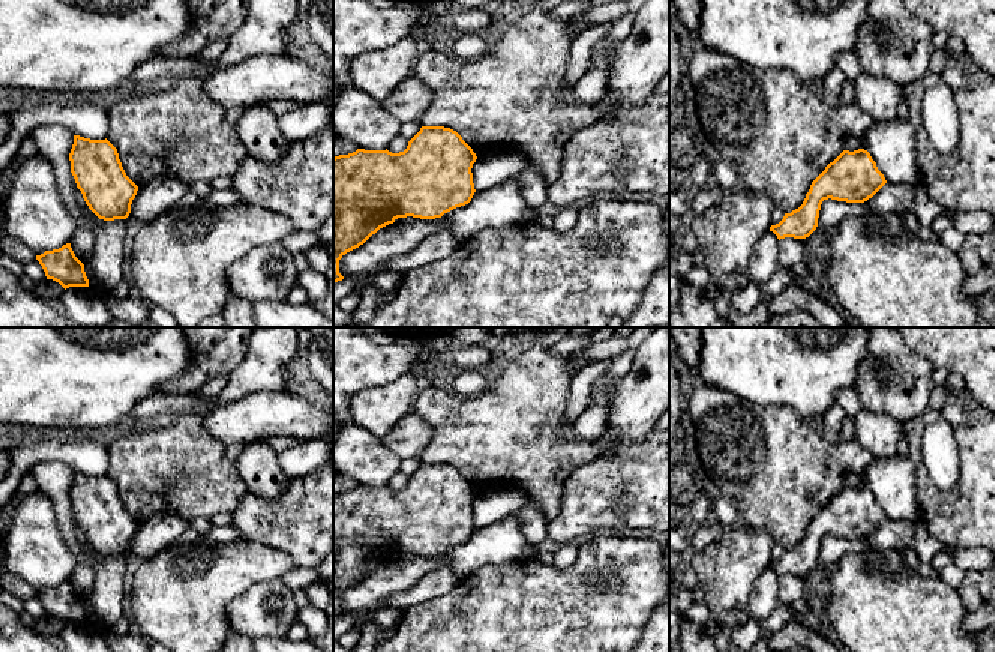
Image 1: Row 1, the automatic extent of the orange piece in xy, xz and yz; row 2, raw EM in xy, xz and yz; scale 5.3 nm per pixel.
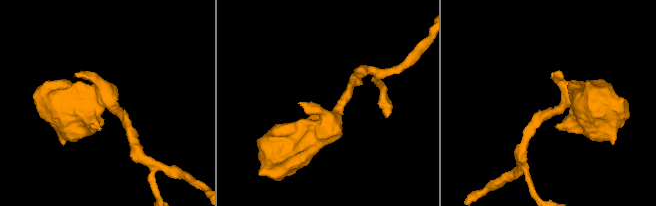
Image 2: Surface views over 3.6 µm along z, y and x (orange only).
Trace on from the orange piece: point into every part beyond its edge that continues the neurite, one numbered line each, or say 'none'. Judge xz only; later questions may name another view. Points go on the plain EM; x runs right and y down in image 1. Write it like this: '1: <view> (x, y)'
none

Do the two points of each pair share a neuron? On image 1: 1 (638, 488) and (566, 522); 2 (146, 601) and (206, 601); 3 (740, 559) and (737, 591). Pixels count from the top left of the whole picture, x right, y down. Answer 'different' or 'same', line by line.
1: same
2: same
3: same

